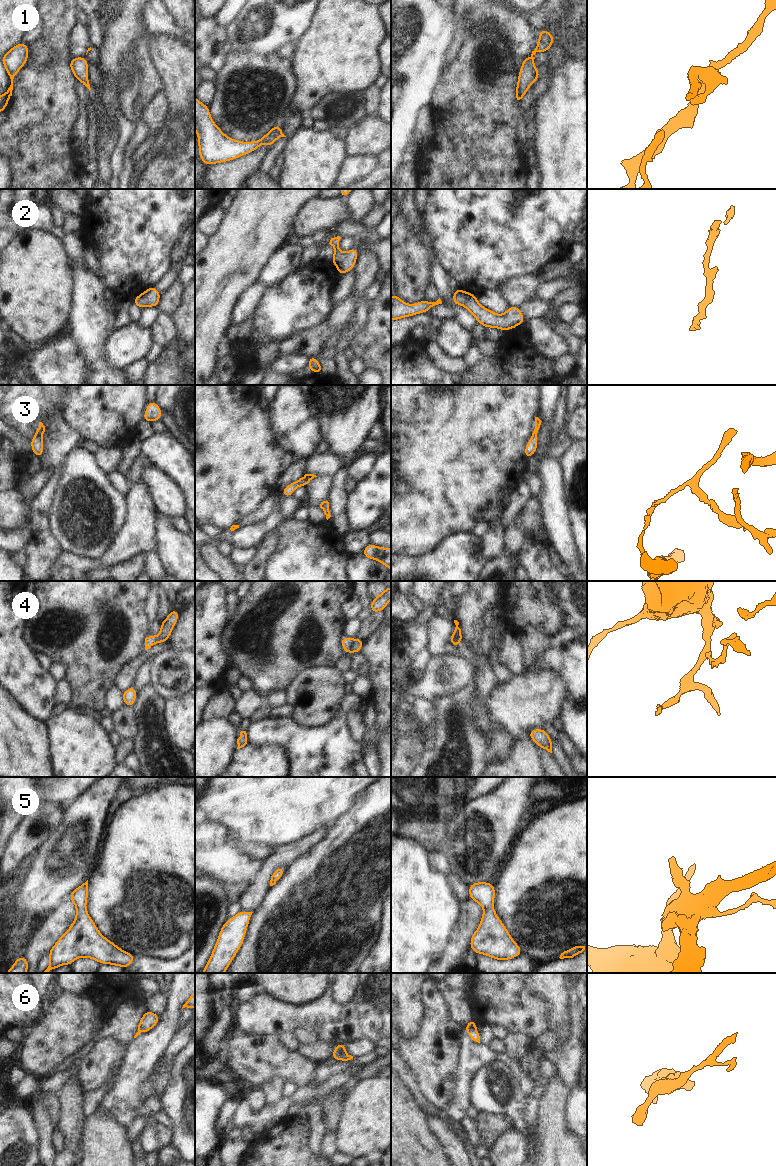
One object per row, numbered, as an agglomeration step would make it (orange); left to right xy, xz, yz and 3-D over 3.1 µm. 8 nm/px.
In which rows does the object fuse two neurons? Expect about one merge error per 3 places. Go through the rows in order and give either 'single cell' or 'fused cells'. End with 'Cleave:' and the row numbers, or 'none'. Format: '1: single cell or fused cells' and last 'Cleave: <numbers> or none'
1: fused cells
2: single cell
3: fused cells
4: fused cells
5: single cell
6: fused cells
Cleave: 1, 3, 4, 6

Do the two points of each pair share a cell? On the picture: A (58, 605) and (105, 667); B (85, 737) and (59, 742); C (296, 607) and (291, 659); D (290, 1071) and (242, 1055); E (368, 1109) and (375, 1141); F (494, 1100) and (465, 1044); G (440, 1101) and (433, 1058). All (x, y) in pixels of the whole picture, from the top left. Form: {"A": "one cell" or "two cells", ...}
{"A": "one cell", "B": "one cell", "C": "one cell", "D": "one cell", "E": "one cell", "F": "two cells", "G": "one cell"}

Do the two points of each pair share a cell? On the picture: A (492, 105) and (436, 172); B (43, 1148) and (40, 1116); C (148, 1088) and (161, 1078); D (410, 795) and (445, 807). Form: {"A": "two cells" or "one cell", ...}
{"A": "one cell", "B": "one cell", "C": "one cell", "D": "one cell"}

